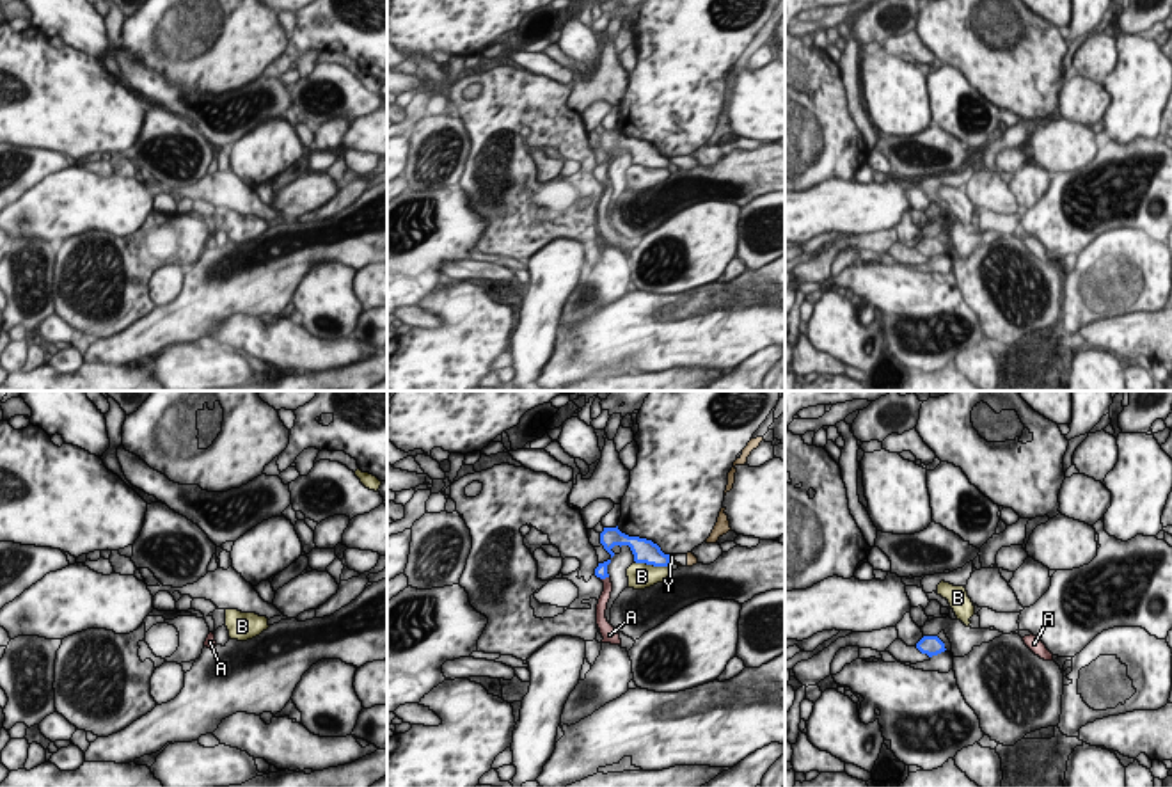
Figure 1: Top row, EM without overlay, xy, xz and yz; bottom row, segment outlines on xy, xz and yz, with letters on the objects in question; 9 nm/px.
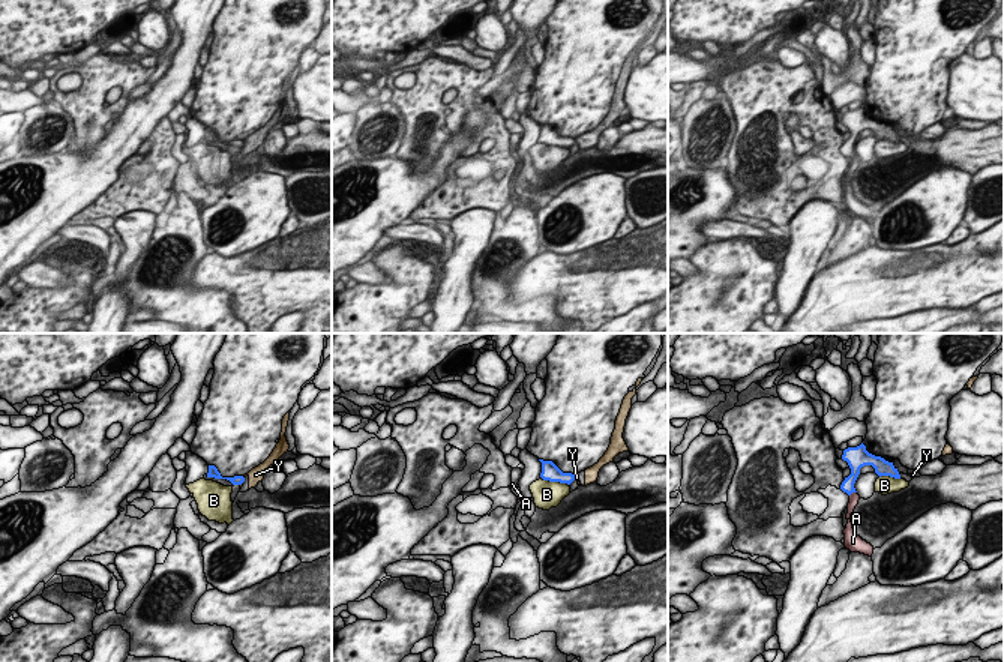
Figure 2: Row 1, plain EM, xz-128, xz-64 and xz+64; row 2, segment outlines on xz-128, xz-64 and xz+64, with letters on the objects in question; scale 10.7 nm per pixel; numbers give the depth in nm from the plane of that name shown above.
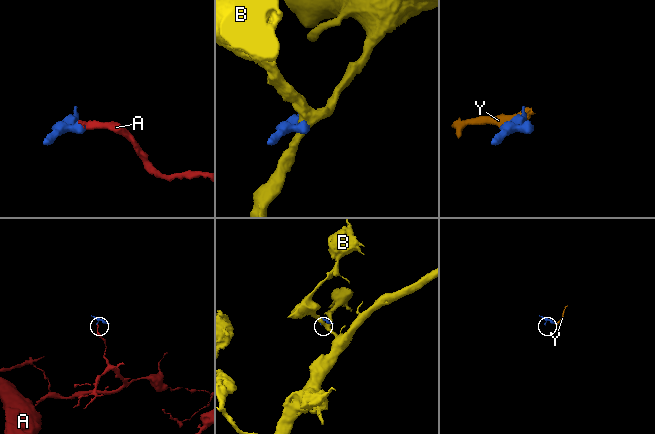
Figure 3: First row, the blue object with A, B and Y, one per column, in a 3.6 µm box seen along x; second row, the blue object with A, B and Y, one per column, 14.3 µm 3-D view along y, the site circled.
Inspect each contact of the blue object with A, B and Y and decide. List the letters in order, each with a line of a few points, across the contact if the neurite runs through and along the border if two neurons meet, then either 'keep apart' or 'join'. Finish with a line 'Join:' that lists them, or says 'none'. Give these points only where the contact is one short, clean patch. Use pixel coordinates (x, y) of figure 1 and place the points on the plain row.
A: xz (601, 173), (604, 180), (608, 189) | join
B: xz (636, 164), (666, 169) | keep apart
Y: xz (668, 157), (672, 162) | keep apart
Join: A

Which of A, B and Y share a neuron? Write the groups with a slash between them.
A / B / Y

